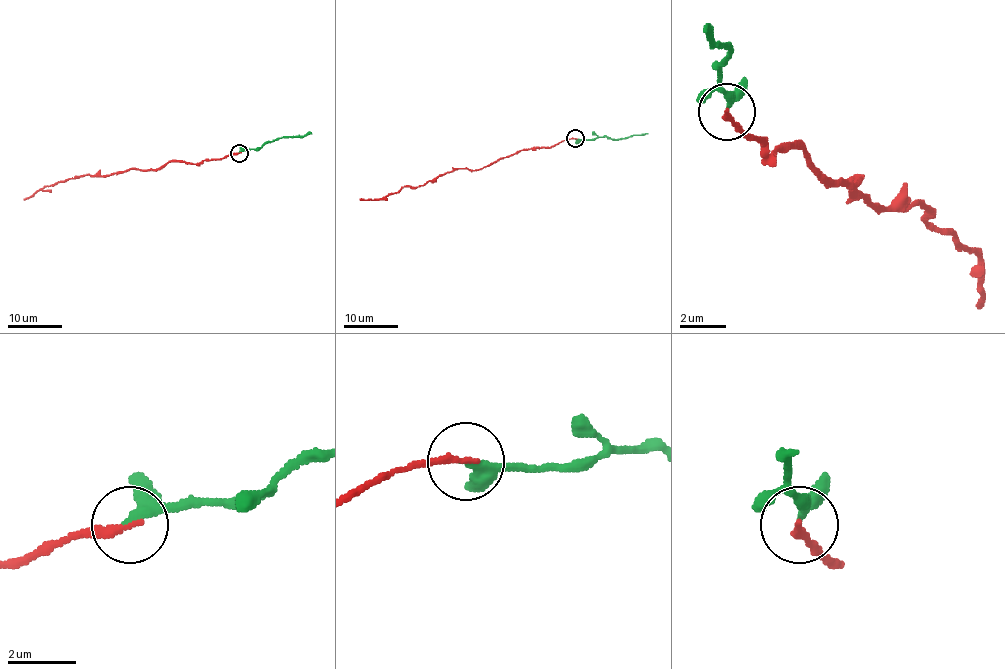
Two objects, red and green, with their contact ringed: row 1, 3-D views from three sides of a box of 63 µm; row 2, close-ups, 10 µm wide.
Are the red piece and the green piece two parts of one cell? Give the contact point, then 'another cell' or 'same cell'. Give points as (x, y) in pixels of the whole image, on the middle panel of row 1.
place (575, 138); same cell

